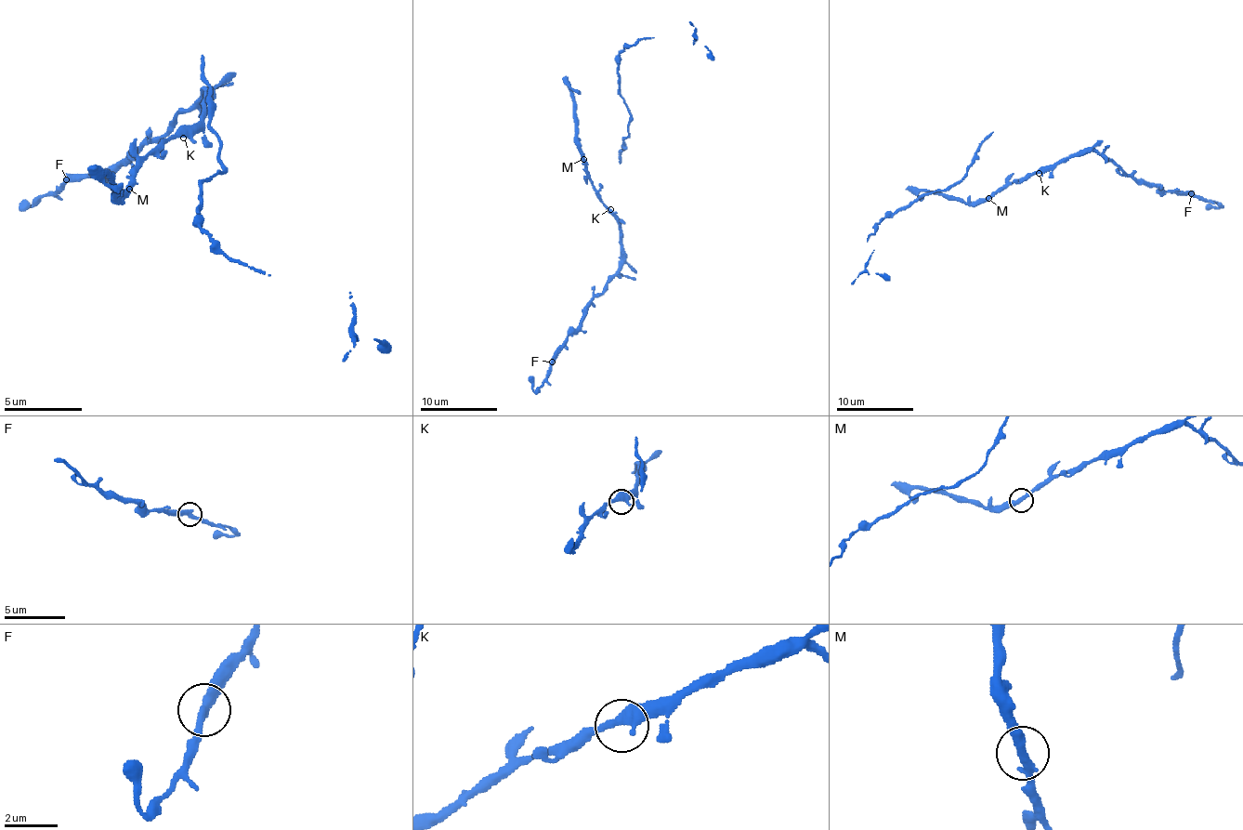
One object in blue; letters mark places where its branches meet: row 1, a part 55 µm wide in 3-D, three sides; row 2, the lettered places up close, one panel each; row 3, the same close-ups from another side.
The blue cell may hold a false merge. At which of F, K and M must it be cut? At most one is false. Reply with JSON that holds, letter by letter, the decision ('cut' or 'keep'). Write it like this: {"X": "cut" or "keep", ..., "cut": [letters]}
{"F": "keep", "K": "keep", "M": "keep", "cut": []}

